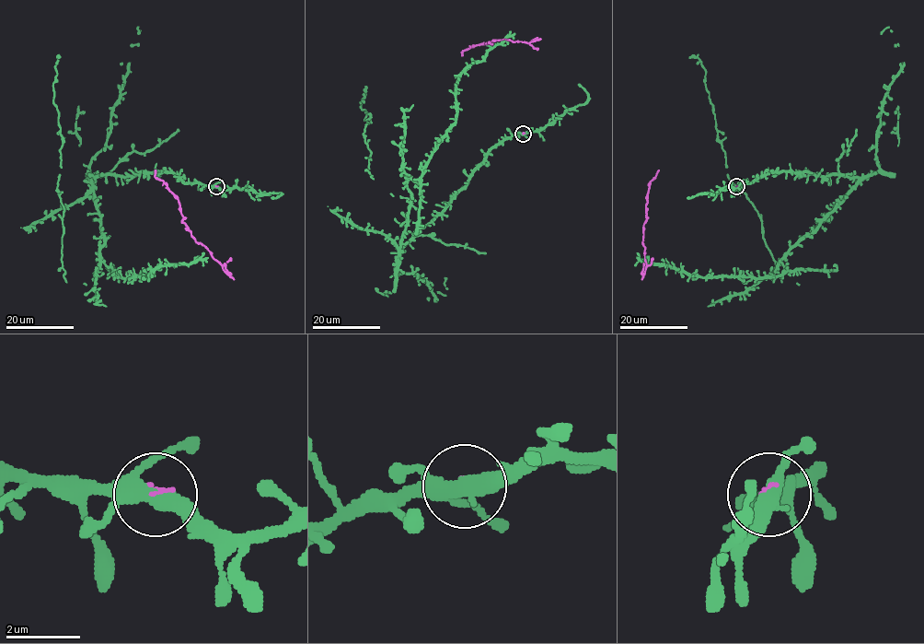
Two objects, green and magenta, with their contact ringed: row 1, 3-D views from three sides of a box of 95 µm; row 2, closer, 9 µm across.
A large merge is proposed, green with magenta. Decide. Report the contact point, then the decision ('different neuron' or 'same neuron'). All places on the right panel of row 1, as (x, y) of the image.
at (736, 186); different neuron

